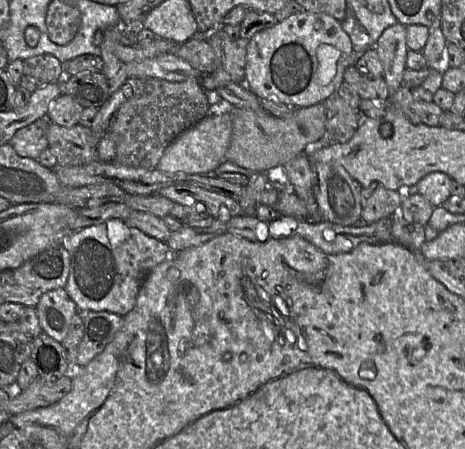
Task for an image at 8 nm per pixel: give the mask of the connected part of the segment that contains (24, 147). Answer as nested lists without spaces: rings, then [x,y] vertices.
[[[47,117],[38,119],[17,130],[8,142],[19,156],[37,160],[41,152],[48,148]]]

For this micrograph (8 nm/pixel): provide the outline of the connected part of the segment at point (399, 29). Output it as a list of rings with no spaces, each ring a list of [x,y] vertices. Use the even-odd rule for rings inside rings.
[[[397,22],[386,28],[375,44],[375,50],[383,66],[383,77],[388,87],[389,98],[402,86],[406,69],[406,26]]]

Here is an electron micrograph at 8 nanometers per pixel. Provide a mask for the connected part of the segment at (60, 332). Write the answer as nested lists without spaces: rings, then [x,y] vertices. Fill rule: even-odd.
[[[57,288],[41,295],[35,309],[43,332],[61,344],[68,333],[73,317],[78,313],[74,301],[64,288]]]

